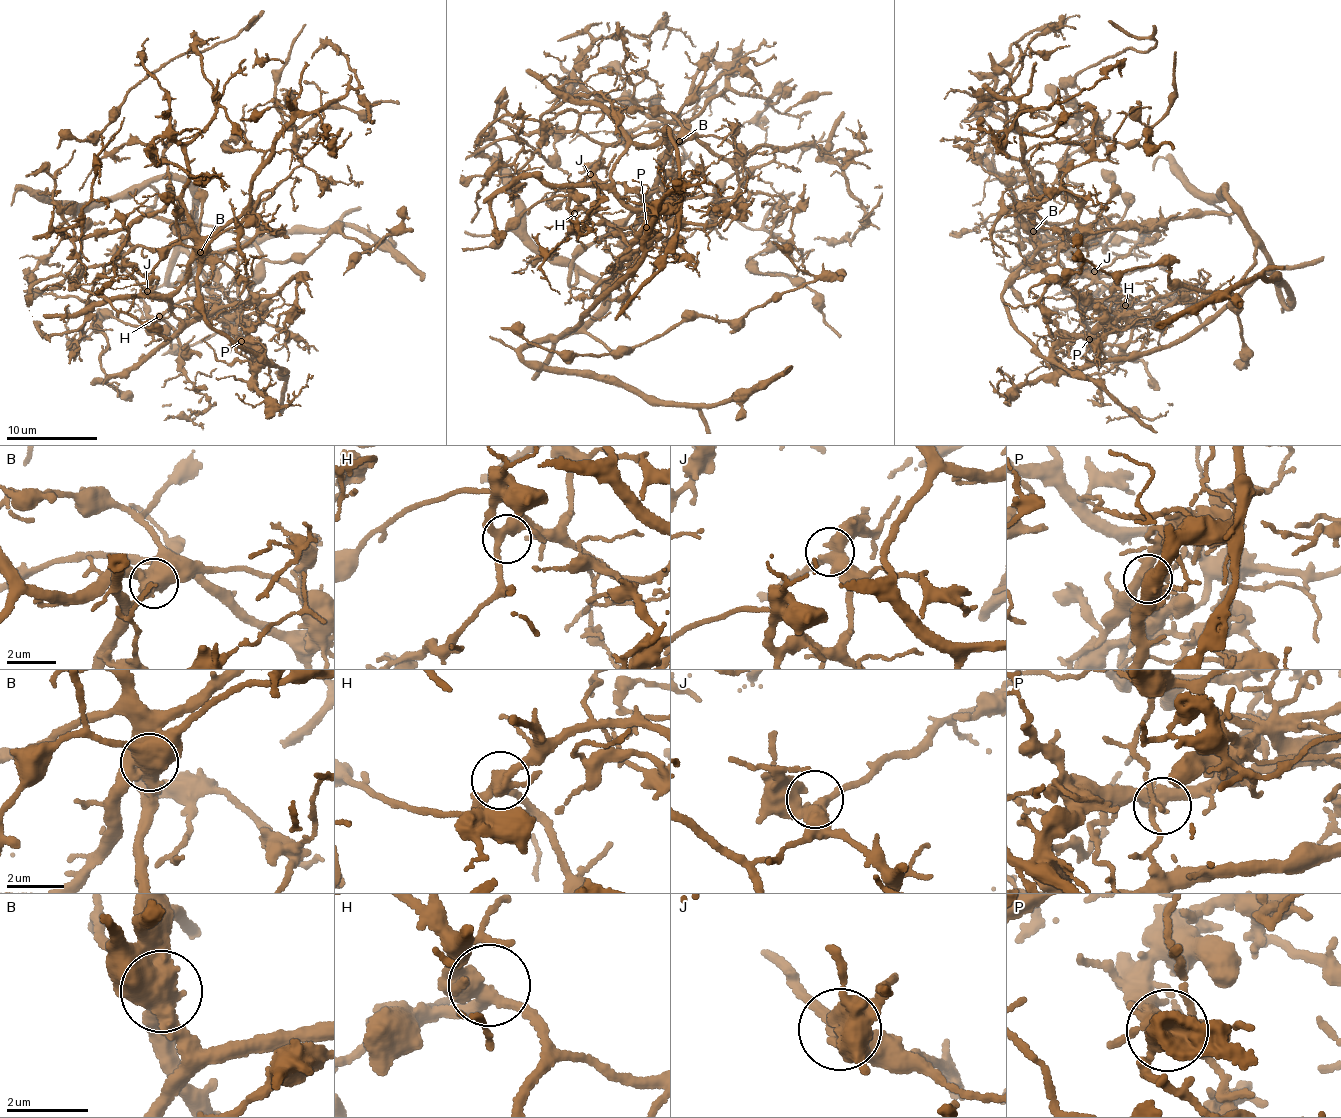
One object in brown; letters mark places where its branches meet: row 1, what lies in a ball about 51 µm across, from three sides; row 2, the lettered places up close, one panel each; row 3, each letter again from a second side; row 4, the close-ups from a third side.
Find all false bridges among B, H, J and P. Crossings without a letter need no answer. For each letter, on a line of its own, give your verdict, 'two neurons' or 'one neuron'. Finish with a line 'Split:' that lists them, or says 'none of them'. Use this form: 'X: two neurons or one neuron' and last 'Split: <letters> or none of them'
B: two neurons
H: one neuron
J: one neuron
P: two neurons
Split: B, P

